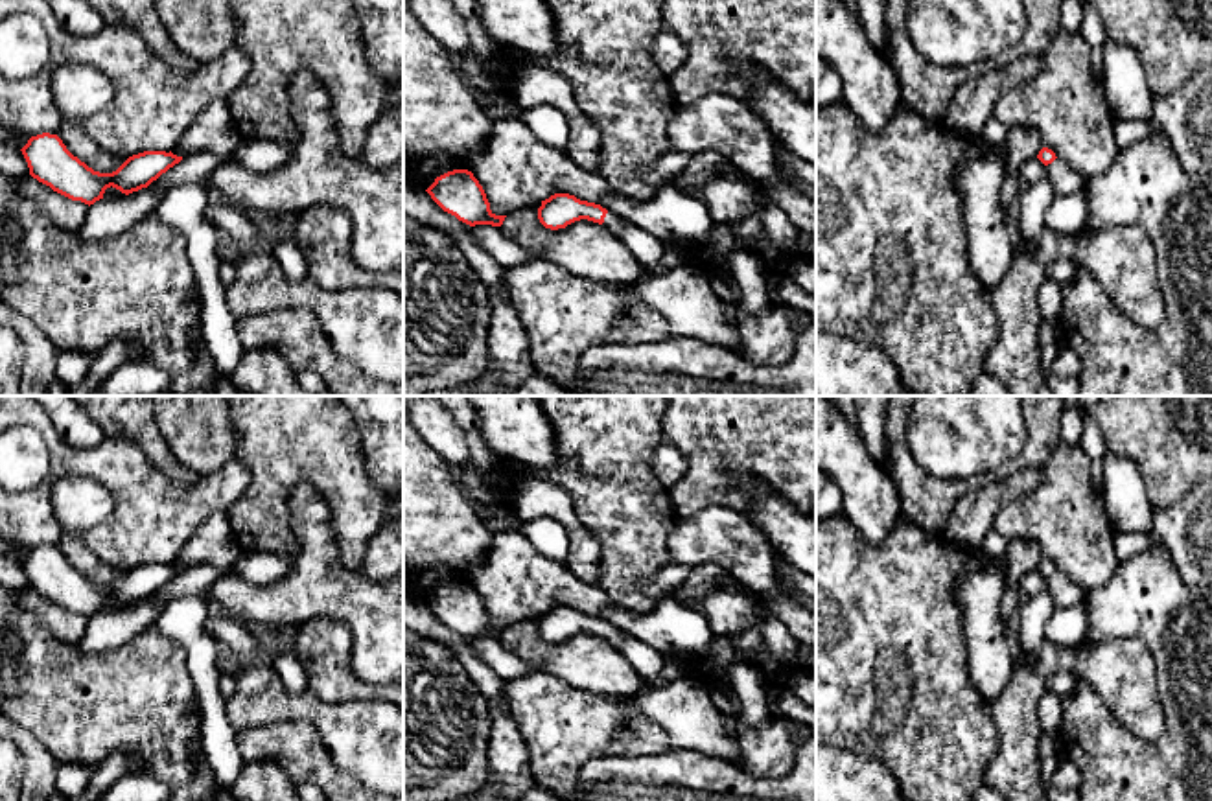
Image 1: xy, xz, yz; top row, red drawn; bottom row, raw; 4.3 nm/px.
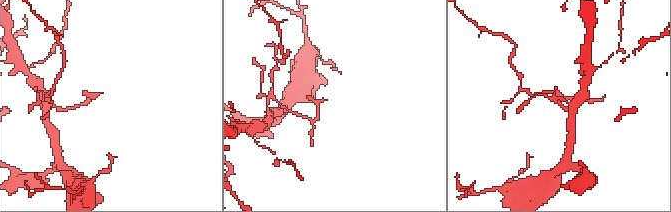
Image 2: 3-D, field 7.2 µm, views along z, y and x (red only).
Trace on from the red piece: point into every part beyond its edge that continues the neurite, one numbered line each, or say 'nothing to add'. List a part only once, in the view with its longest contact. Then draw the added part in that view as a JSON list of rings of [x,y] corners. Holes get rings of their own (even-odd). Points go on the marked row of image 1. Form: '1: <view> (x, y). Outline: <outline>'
1: xz (612, 221). Outline: [[[608,212],[606,217],[604,217],[604,223],[602,226],[615,232],[619,228],[623,228],[628,221],[623,219],[621,215],[613,214],[613,212]]]

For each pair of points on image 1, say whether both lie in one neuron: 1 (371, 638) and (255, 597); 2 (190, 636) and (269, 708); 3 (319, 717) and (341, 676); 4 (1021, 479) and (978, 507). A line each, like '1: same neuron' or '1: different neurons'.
1: same neuron
2: different neurons
3: different neurons
4: same neuron

